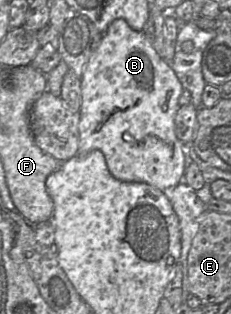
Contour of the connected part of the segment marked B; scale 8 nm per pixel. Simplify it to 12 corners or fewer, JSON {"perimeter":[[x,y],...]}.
{"perimeter":[[111,22],[80,82],[78,154],[164,191],[188,158],[184,89]]}

